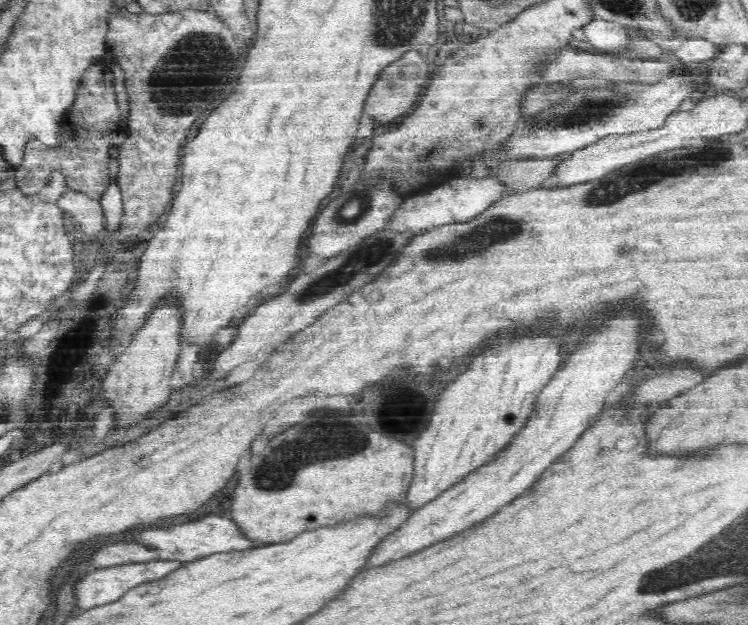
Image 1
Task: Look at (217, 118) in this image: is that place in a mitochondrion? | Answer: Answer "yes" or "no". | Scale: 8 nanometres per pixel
no

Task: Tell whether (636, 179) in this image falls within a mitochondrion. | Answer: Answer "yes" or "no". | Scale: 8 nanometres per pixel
yes

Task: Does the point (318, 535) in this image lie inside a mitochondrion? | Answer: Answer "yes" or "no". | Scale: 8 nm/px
no

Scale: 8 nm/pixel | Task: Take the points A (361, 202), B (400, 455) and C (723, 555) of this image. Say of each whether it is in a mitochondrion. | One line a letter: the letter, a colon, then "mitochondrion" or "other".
A: mitochondrion
B: other
C: mitochondrion

